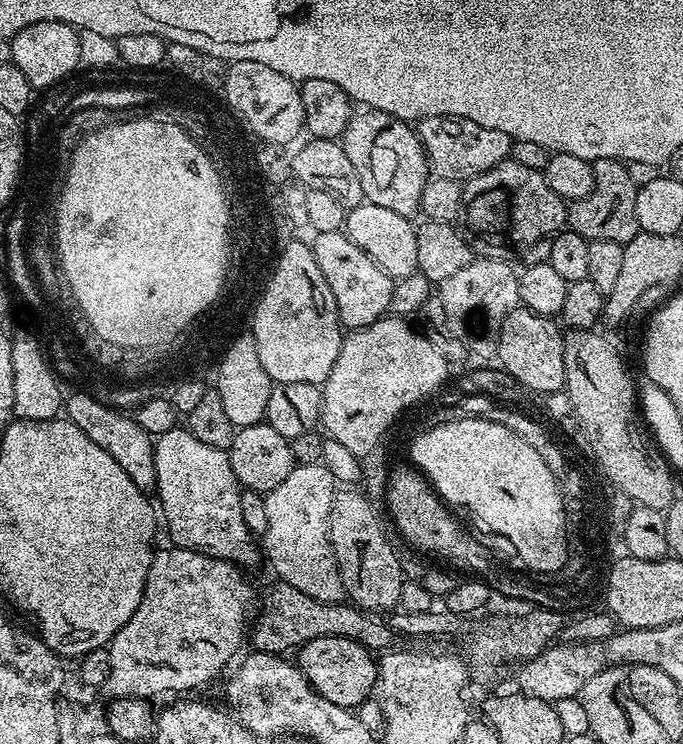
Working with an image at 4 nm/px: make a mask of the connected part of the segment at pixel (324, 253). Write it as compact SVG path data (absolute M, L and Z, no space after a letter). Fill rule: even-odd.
M343 230L315 233L311 238L313 239L310 240L312 257L314 262L318 262L318 270L322 270L322 278L326 278L326 286L330 286L330 294L334 294L339 323L344 323L345 329L355 330L370 326L381 319L392 306L393 277L388 276L386 270L382 270L382 266L378 266L378 262L374 262L374 258L370 258L370 254L366 254L366 250L362 250L362 246L355 244Z

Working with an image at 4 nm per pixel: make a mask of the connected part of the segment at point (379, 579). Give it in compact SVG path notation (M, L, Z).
M340 490L337 491L336 497L334 498L334 502L332 503L332 513L330 514L330 526L328 527L328 533L330 534L330 542L332 543L332 549L334 550L334 558L338 562L338 570L340 571L340 577L342 578L342 582L344 583L344 591L346 593L347 599L351 601L351 603L355 604L356 607L367 610L372 614L384 614L384 611L387 608L395 609L400 602L400 595L402 594L402 586L406 582L406 568L402 563L400 564L400 560L396 557L396 552L392 549L392 544L388 541L388 536L384 533L384 524L385 521L382 519L380 521L380 516L376 513L376 508L371 504L370 501L367 500L366 497L363 496L360 492L350 492L354 490Z

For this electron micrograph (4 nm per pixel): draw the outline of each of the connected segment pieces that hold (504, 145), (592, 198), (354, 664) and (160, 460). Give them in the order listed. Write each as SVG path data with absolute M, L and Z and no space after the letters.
M431 116L419 120L415 129L428 159L428 171L435 178L463 182L498 166L512 155L514 141L510 134L490 130L490 126L478 126L478 122L470 122L470 118Z
M593 160L594 190L586 198L571 201L568 210L567 227L582 234L582 238L618 242L626 245L640 233L638 224L637 185L628 173L628 165L622 160Z
M342 636L314 638L300 645L298 655L300 673L310 681L312 689L318 695L326 698L326 702L334 702L334 706L355 710L373 695L378 660L358 642Z
M177 426L169 430L168 433L163 433L161 436L155 437L154 440L154 466L156 467L156 486L154 489L155 495L160 495L158 499L159 507L162 509L162 520L168 523L168 532L172 535L171 543L177 548L189 548L195 552L201 552L207 556L213 556L219 560L229 560L231 564L237 566L245 566L244 564L252 564L256 560L256 552L258 556L258 548L253 543L254 537L249 532L246 522L242 522L242 502L240 501L240 493L242 491L238 478L234 474L234 470L230 466L230 458L227 451L223 448L215 448L214 446L206 446L206 442L202 442L199 438L194 438L194 434L190 434L187 427Z

